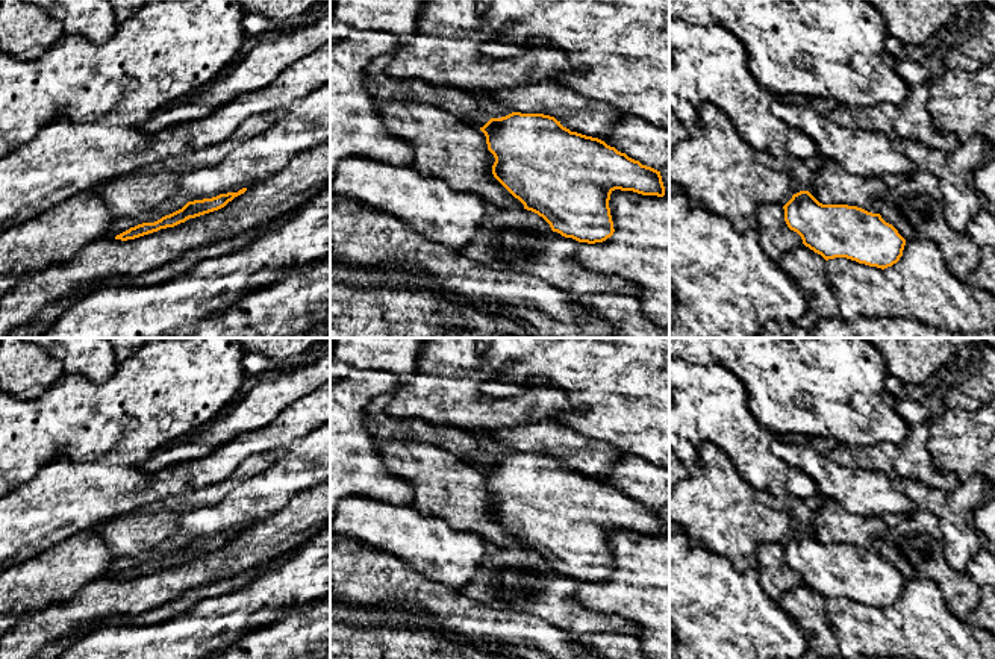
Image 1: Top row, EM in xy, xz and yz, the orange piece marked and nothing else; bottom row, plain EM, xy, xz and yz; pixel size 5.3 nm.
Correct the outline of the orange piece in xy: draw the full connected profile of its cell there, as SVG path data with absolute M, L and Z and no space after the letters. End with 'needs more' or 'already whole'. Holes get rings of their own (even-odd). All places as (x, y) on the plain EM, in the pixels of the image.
M242 527L238 532L227 532L227 533L220 533L212 538L188 541L182 548L170 554L165 554L154 562L142 562L135 567L130 567L129 570L117 574L115 579L121 579L121 580L135 579L135 577L158 571L161 568L174 567L180 562L185 562L189 557L195 557L195 556L224 547L229 541L244 533L245 530L247 527Z | already whole

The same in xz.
M512 451L501 458L491 458L480 470L486 476L488 489L494 494L494 517L522 544L524 548L542 556L553 571L579 582L603 582L615 571L609 539L615 529L633 530L642 535L665 535L660 511L642 504L604 480L571 471L554 456L544 453Z | already whole

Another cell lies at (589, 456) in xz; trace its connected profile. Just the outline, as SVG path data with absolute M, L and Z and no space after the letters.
M541 421L491 435L513 451L550 454L571 471L592 477L603 476L625 456L604 441L588 438L554 421Z

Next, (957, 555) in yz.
M974 474L953 491L944 491L913 477L894 480L894 486L918 511L937 517L940 535L945 541L945 559L956 571L965 571L981 548L978 530L972 523L972 511L983 501L986 483L987 480L981 474Z

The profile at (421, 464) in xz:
M379 441L379 451L385 458L389 473L415 485L410 504L415 511L441 517L453 529L479 533L491 548L524 548L524 544L494 517L495 497L488 489L486 476L479 467L466 464L439 447L416 441Z

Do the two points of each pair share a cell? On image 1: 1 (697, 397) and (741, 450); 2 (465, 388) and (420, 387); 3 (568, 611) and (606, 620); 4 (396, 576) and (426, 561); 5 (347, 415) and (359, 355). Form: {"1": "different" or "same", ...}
{"1": "same", "2": "same", "3": "same", "4": "different", "5": "different"}

